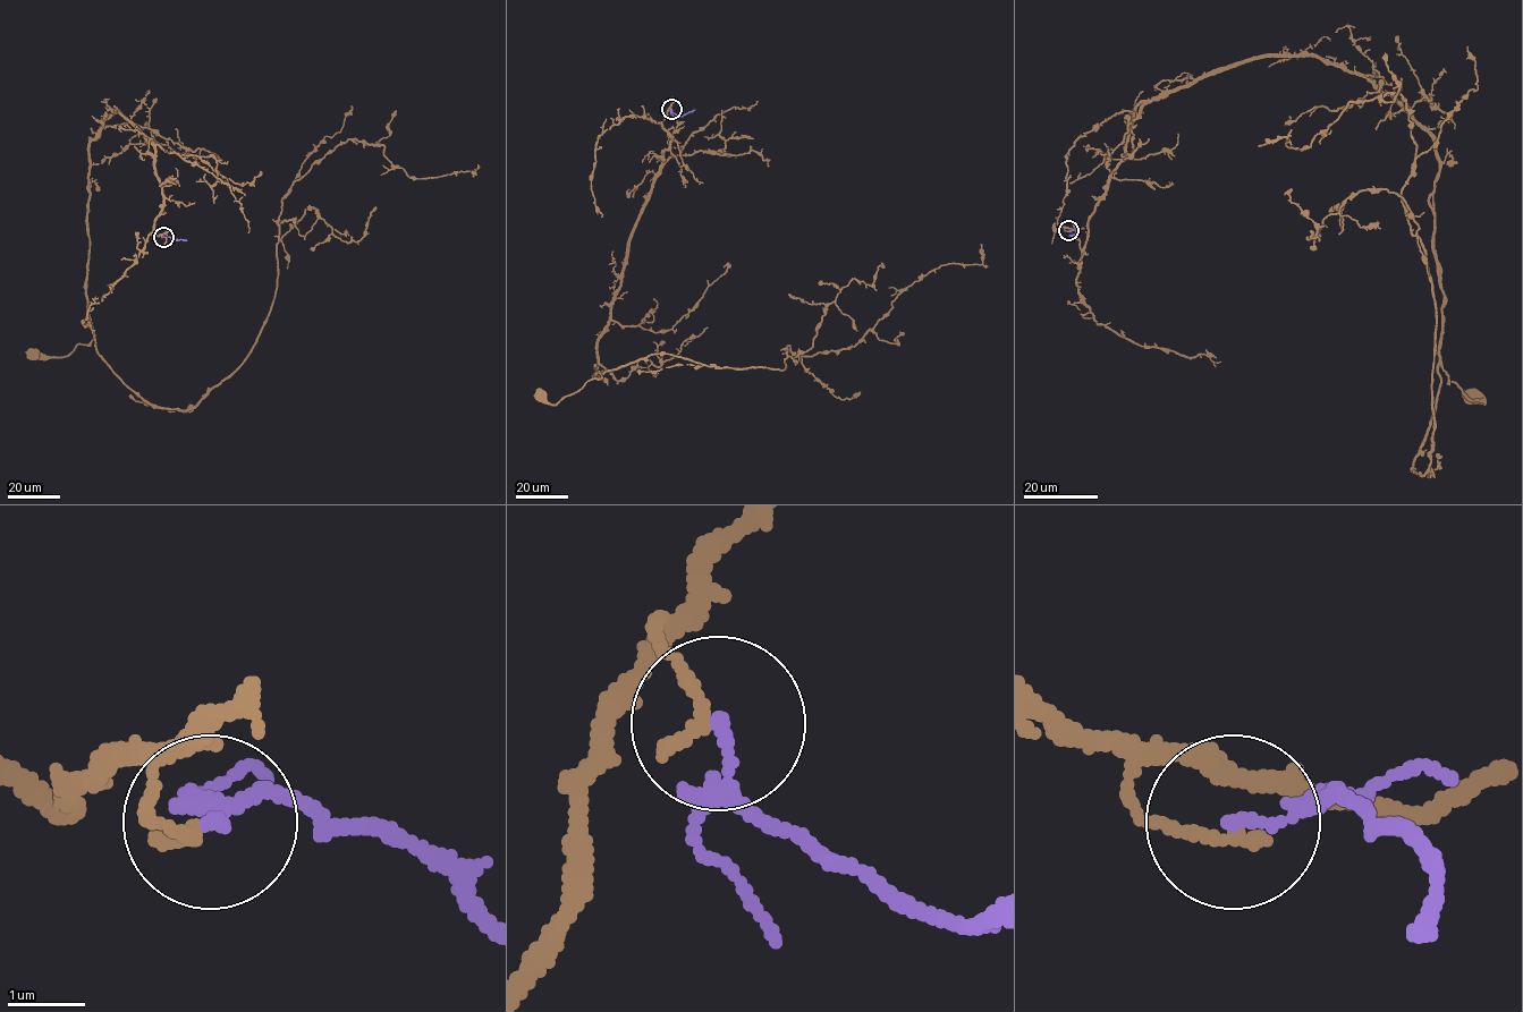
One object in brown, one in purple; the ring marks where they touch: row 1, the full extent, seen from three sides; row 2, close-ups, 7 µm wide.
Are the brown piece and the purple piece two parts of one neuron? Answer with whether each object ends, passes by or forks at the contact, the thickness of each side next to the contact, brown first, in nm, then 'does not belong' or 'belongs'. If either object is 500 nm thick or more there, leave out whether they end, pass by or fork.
brown ends; purple passes by; calibres 190 and 110 nm; belongs

